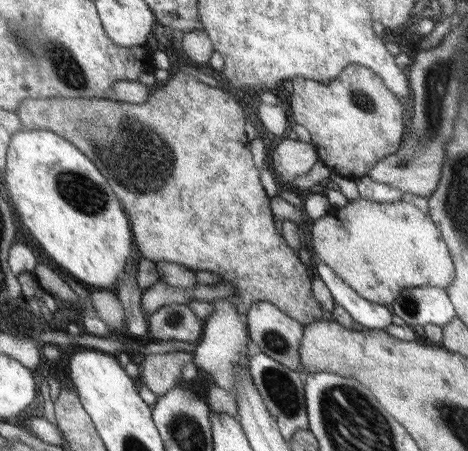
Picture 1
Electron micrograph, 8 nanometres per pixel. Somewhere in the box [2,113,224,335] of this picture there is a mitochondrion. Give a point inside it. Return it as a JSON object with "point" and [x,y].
{"point":[140,160]}

